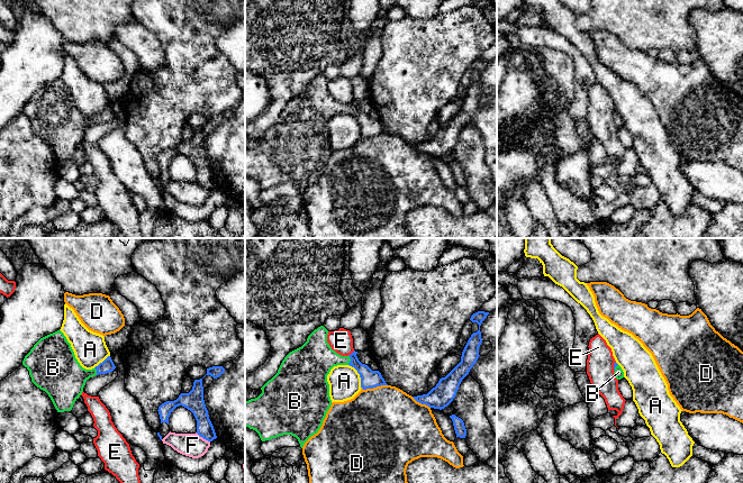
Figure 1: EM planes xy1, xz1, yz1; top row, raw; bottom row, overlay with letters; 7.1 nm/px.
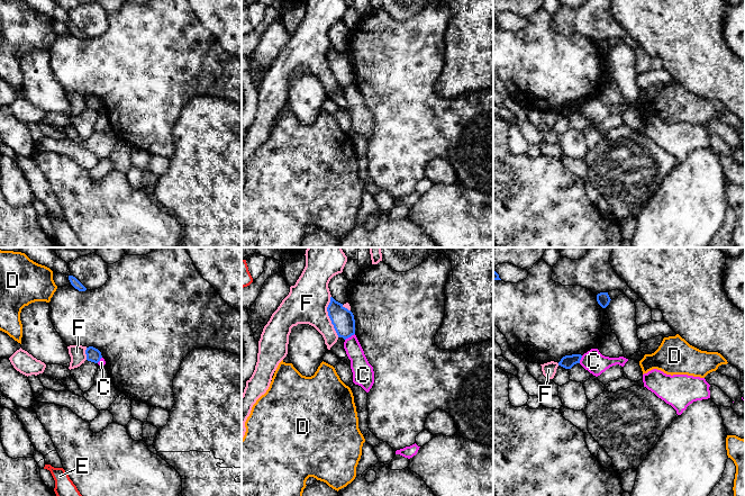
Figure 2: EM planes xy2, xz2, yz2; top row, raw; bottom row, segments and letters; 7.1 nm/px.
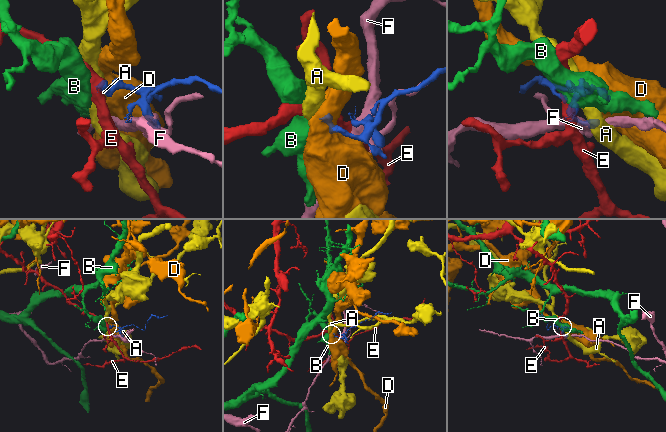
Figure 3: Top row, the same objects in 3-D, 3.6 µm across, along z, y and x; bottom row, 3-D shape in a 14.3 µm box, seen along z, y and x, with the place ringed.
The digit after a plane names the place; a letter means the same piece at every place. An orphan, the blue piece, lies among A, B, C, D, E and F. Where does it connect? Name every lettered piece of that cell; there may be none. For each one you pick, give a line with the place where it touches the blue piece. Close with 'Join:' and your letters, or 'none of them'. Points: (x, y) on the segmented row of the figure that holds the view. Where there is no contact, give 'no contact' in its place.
B: xz1 (351, 360)
Join: B

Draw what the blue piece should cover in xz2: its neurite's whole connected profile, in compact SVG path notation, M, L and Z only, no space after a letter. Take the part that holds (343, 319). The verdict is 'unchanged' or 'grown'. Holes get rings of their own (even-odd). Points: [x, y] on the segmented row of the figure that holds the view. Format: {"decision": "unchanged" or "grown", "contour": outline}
{"decision": "unchanged", "contour": "M330 297L327 312L338 337L346 340L355 334L354 315L351 310L345 308L343 304Z"}

